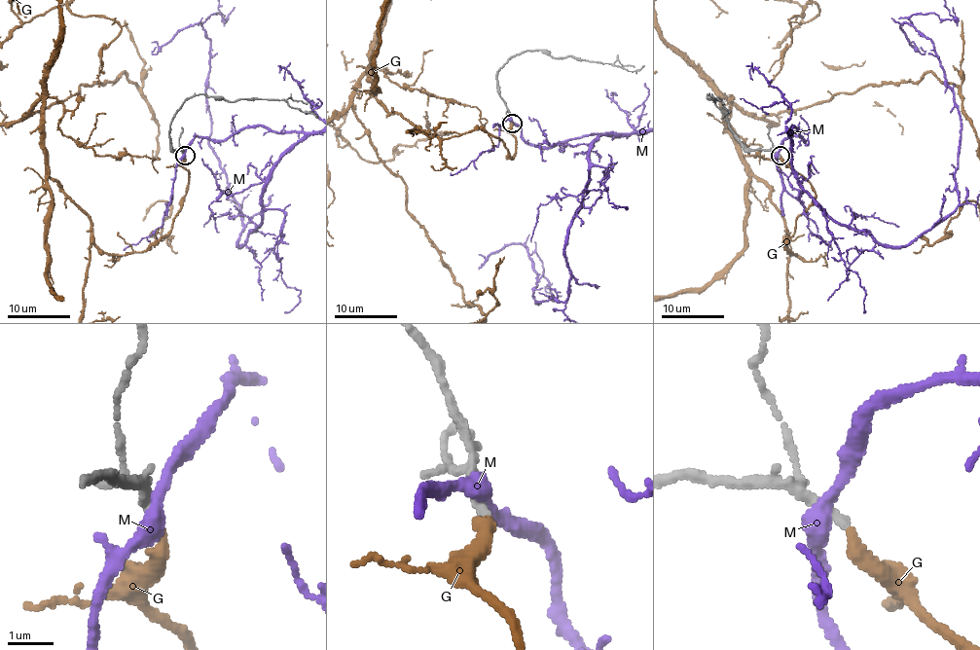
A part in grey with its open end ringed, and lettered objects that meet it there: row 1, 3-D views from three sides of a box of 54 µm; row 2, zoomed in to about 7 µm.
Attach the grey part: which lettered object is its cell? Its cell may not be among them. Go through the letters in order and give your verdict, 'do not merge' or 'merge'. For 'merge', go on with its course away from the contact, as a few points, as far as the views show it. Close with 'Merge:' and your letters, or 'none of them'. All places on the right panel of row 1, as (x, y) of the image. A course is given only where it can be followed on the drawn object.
G: merge
M: do not merge
Merge: G

